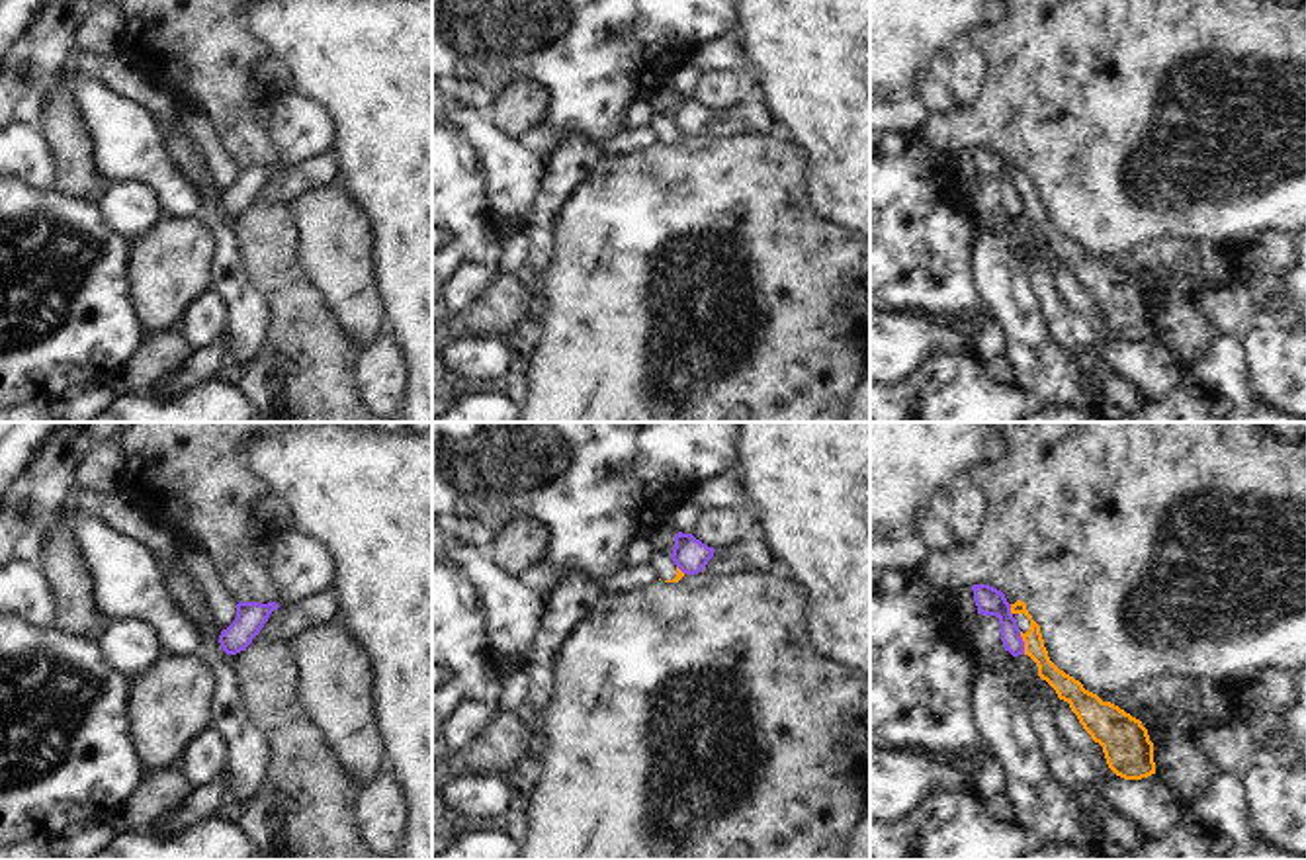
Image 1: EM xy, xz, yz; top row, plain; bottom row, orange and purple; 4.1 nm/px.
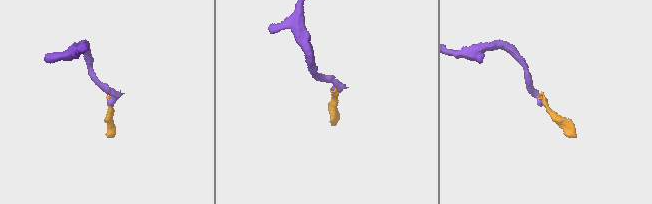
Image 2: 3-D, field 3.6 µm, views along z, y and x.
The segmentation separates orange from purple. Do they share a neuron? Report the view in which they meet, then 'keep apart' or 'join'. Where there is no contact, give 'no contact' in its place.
yz | keep apart

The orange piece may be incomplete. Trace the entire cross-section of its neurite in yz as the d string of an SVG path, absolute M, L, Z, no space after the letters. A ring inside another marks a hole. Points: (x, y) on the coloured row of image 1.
M1005 594L1011 614L1017 620L1024 641L1024 655L1036 666L1060 700L1067 702L1083 729L1103 747L1109 768L1124 780L1142 780L1155 774L1154 743L1140 719L1118 706L1103 702L1097 694L1083 688L1079 680L1060 670L1048 657L1040 625L1032 620L1026 604Z

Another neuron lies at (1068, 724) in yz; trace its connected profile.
M1026 655L1026 659L1028 659L1030 670L1038 682L1040 696L1046 698L1052 708L1060 733L1069 741L1071 747L1081 751L1101 774L1116 776L1107 764L1103 747L1099 743L1095 743L1091 739L1091 735L1083 729L1077 715L1071 711L1069 704L1060 700L1056 690L1038 676L1036 663L1028 655Z

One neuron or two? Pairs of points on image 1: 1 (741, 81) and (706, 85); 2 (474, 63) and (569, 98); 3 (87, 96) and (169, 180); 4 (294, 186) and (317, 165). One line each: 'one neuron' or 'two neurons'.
1: one neuron
2: one neuron
3: one neuron
4: one neuron

